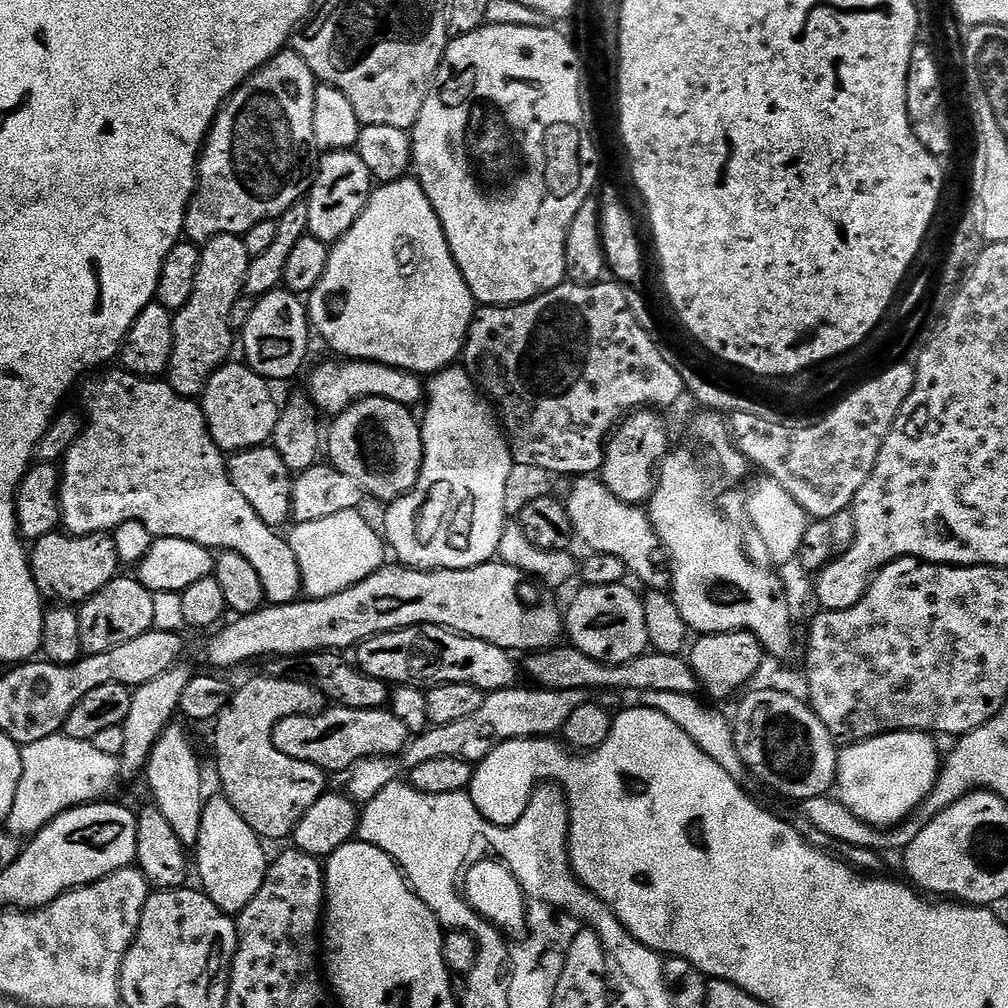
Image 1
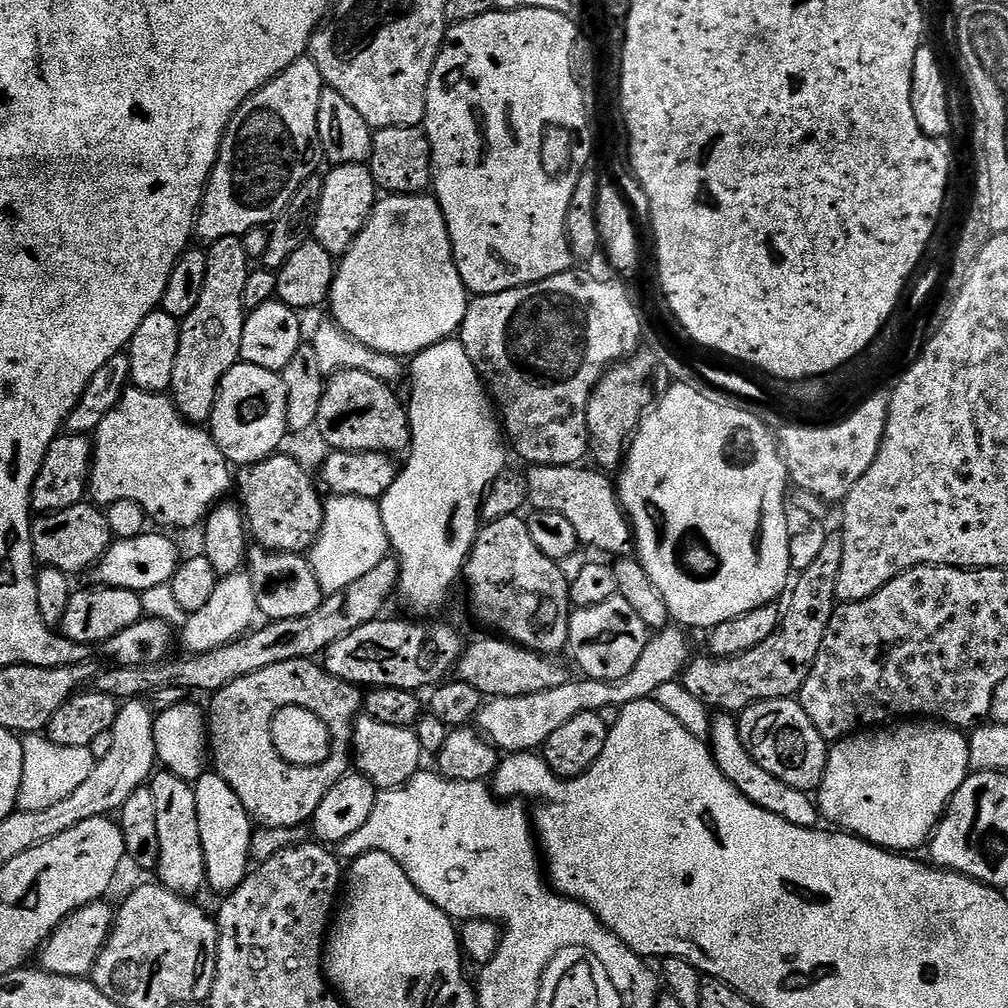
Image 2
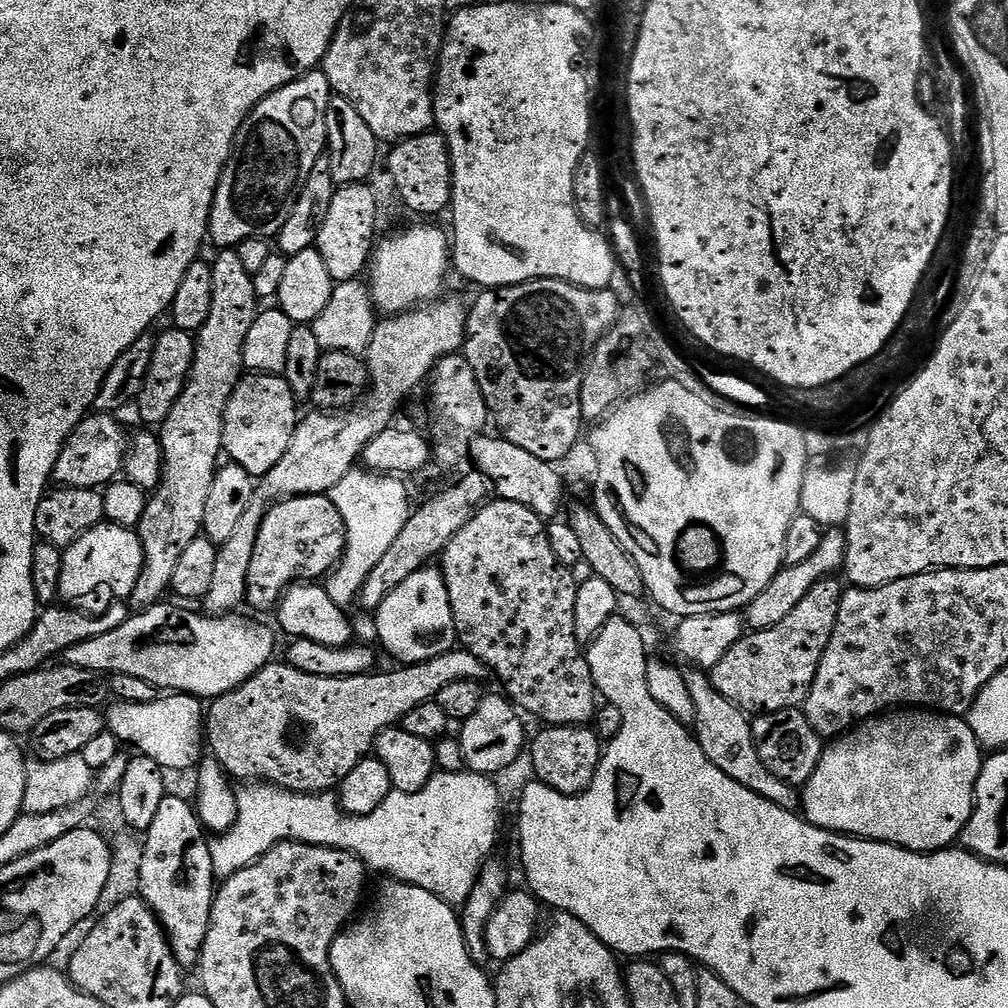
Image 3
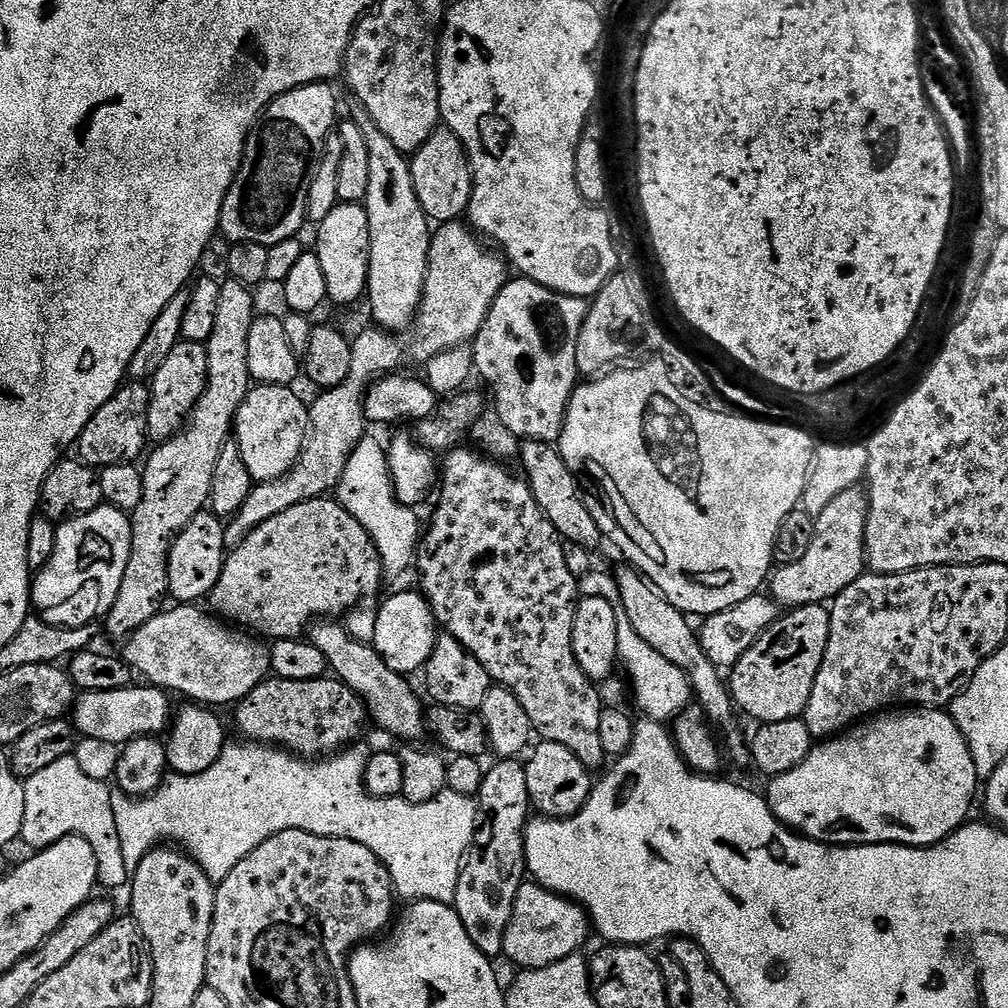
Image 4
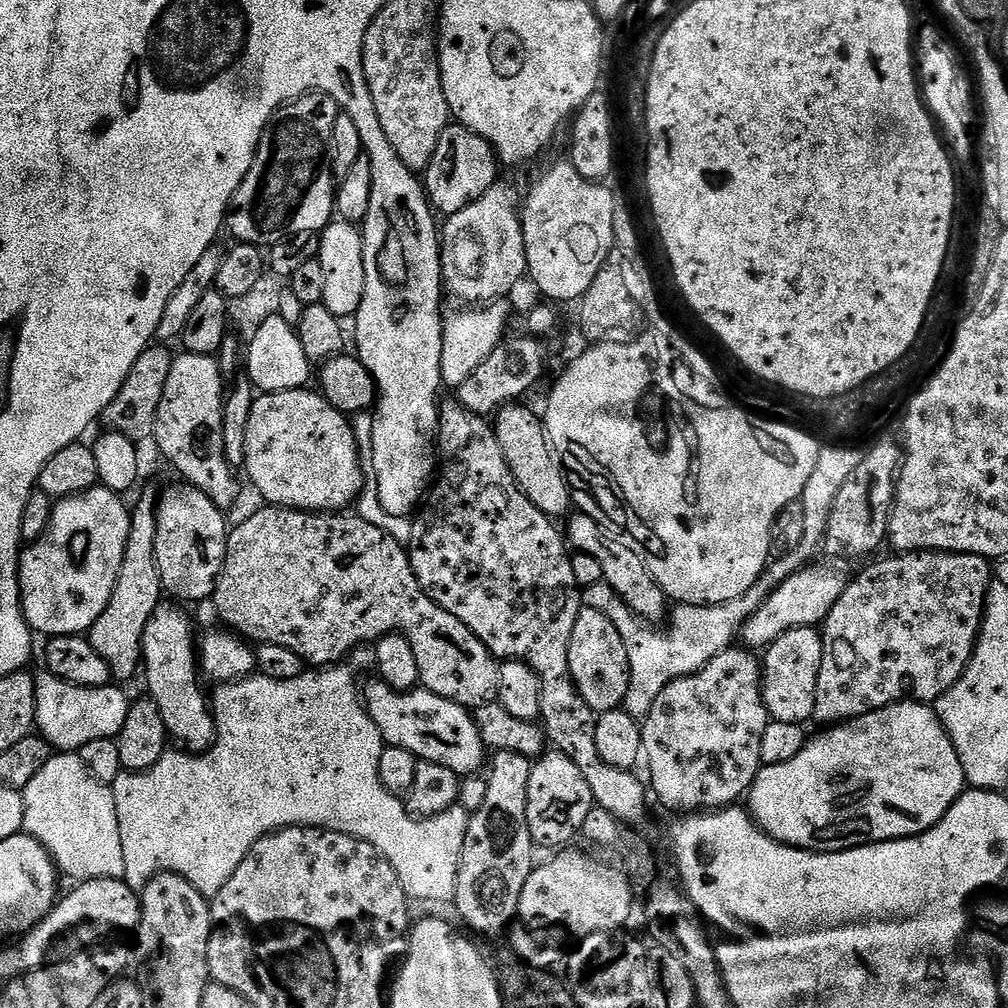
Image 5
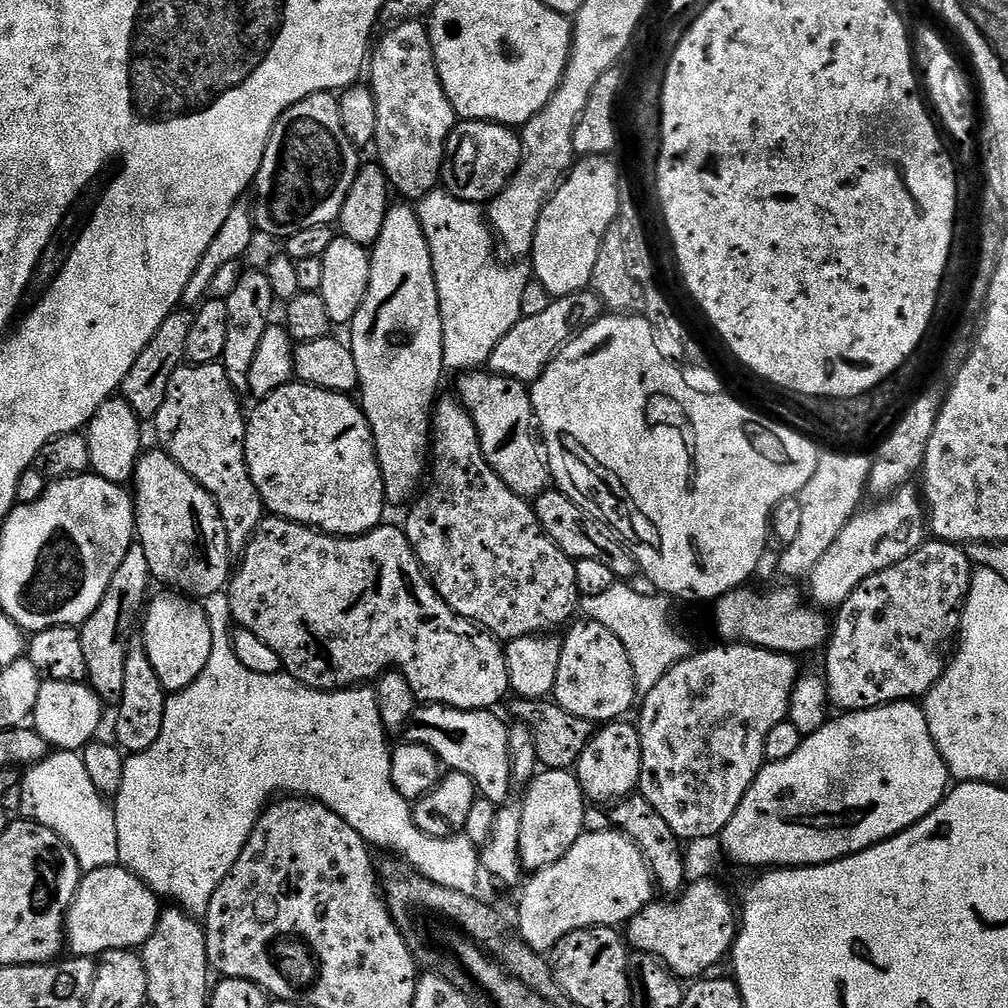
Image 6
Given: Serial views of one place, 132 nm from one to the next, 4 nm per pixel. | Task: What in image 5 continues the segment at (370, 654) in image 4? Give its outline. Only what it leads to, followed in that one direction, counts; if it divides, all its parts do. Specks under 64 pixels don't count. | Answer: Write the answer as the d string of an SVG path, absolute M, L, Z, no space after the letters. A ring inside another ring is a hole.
M379 678L363 685L362 699L379 739L387 747L410 750L417 760L438 762L438 766L447 766L462 778L475 776L485 767L486 749L482 736L478 734L476 719L461 704L450 702L423 686L417 686L410 692L399 692Z

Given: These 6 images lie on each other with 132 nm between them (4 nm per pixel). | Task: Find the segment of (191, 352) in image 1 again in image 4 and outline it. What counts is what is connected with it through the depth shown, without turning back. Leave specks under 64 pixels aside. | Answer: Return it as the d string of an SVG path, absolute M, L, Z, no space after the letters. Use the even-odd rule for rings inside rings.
M231 278L221 283L214 334L210 334L206 345L208 377L202 398L198 398L192 415L187 417L180 431L170 439L157 443L153 447L156 449L153 452L151 449L143 461L142 502L138 502L130 514L130 562L126 562L126 574L122 574L118 598L114 598L114 606L110 606L106 617L108 632L117 642L131 636L134 630L150 622L150 618L165 607L164 600L169 599L168 559L172 543L199 512L205 511L208 504L218 454L222 454L222 446L230 438L238 410L254 384L250 374L248 339L258 309L252 292L249 285Z

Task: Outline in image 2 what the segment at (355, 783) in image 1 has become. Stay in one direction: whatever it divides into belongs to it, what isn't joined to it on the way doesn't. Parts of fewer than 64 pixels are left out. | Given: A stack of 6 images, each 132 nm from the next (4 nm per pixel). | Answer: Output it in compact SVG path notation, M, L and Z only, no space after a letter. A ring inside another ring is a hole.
M680 626L661 628L649 639L642 658L634 662L634 670L617 680L590 680L587 678L569 679L566 686L557 686L555 690L542 690L542 694L526 694L522 698L492 698L481 707L476 715L475 727L488 743L501 753L535 753L543 749L550 734L566 726L570 718L578 714L600 712L606 706L623 708L635 700L655 697L658 686L673 683L683 673L690 659L688 653L689 633Z

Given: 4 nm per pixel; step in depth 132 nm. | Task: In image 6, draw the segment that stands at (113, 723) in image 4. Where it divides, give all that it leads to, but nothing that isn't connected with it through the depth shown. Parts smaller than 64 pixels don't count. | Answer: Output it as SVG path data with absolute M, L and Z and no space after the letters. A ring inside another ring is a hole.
M44 680L39 688L38 700L33 710L32 726L51 747L59 751L81 751L97 737L95 734L102 722L102 710L104 710L103 700L87 683Z

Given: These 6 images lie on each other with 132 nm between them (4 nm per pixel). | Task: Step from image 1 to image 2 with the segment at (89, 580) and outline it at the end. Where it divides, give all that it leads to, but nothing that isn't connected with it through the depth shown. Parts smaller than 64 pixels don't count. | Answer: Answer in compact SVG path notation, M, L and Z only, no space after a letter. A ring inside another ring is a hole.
M81 502L66 510L45 512L32 521L32 554L37 565L69 574L95 569L114 543L107 511L92 502Z

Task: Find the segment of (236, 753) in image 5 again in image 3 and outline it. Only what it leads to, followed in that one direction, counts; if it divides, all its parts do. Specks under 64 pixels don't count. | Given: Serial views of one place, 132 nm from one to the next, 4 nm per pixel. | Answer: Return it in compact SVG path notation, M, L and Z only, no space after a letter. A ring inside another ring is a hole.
M467 770L437 771L430 782L418 790L418 794L393 790L386 802L382 802L382 806L378 806L378 810L369 816L345 816L340 809L339 799L332 792L291 792L274 784L245 783L236 794L238 814L234 826L211 841L217 881L226 881L238 870L250 866L265 856L275 844L293 840L299 844L353 852L363 862L365 869L385 872L385 877L430 890L430 894L439 900L445 900L453 906L462 906L470 898L470 890L474 890L480 869L495 853L492 851L496 848L496 835L500 832L500 792L492 783L489 777Z

